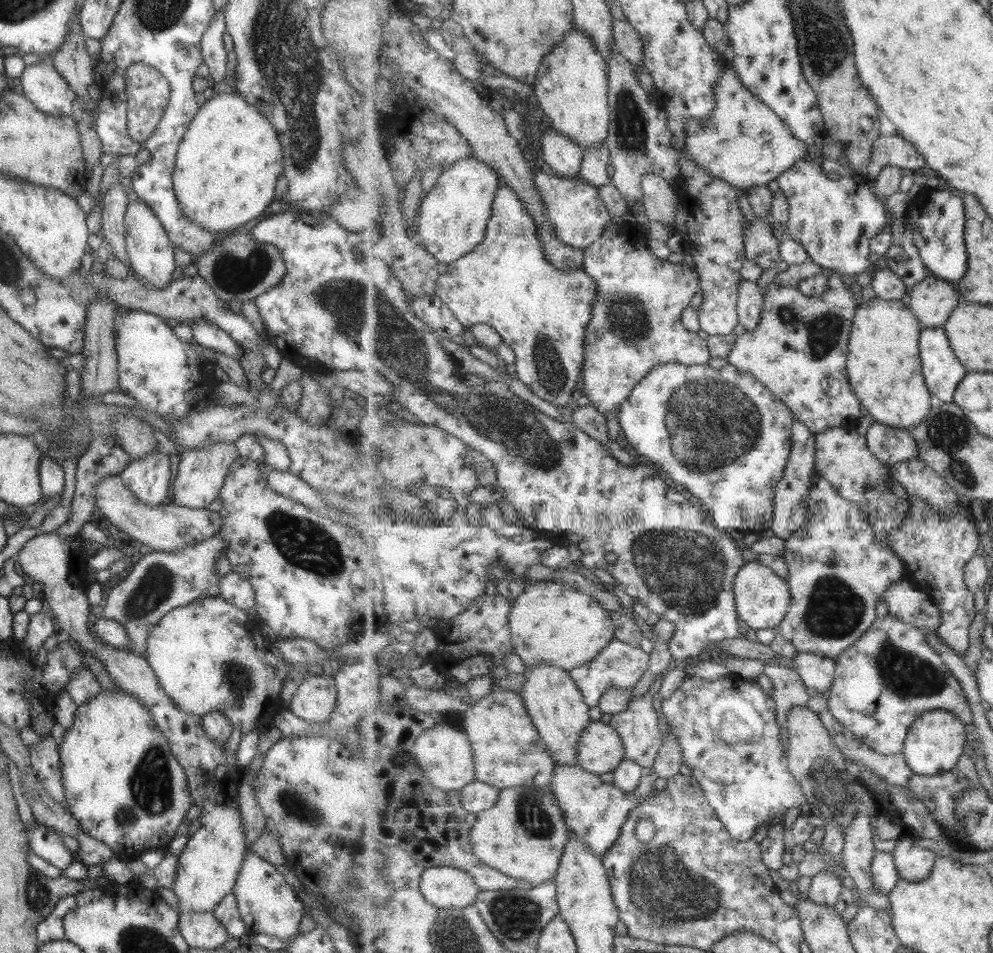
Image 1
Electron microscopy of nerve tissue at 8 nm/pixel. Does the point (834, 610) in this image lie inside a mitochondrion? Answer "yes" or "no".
yes

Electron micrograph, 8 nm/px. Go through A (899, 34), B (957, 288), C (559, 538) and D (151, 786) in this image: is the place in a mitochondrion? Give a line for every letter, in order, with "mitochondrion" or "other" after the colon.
A: other
B: other
C: other
D: mitochondrion

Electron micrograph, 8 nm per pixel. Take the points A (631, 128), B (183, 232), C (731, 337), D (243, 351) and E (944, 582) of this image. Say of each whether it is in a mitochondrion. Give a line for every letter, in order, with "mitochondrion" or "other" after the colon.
A: mitochondrion
B: other
C: other
D: other
E: other

